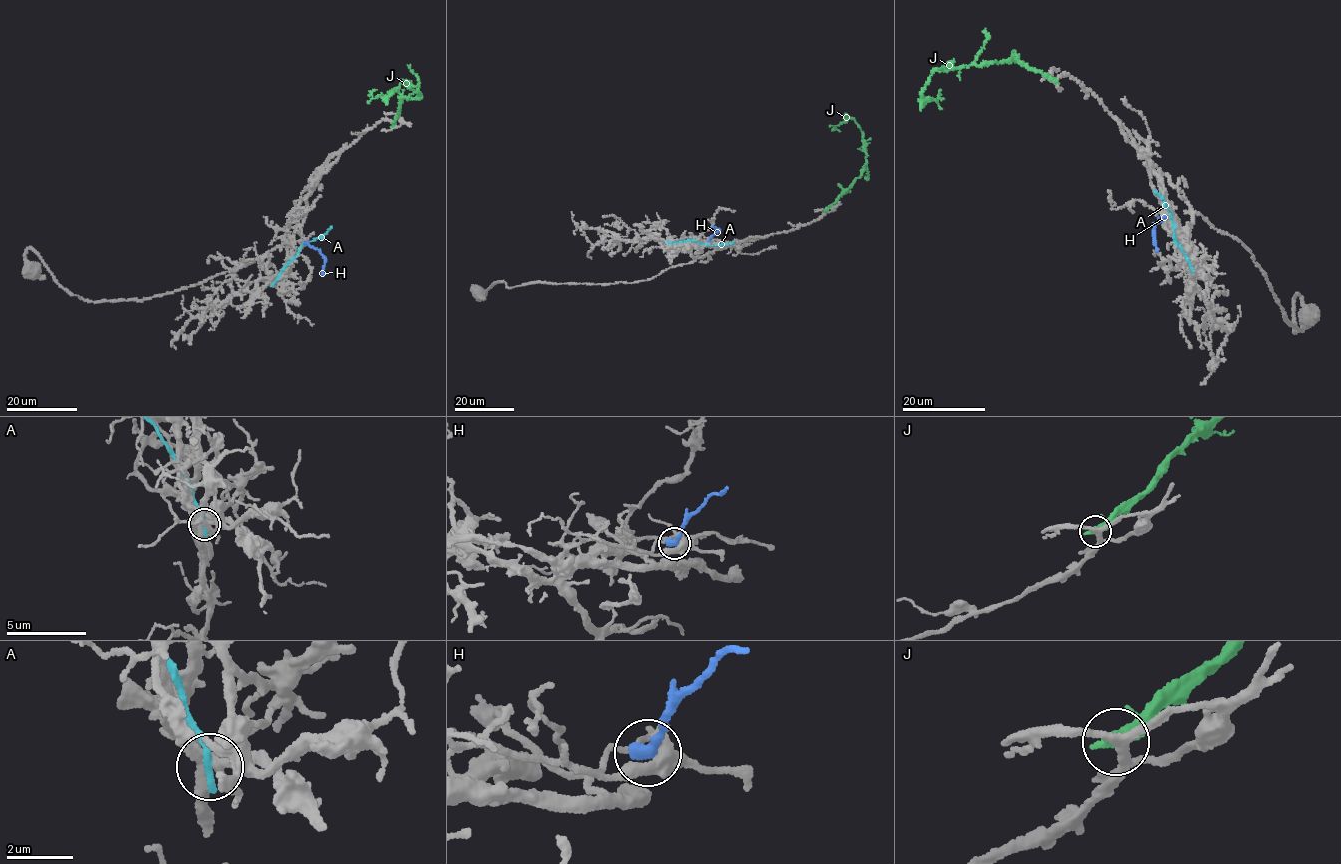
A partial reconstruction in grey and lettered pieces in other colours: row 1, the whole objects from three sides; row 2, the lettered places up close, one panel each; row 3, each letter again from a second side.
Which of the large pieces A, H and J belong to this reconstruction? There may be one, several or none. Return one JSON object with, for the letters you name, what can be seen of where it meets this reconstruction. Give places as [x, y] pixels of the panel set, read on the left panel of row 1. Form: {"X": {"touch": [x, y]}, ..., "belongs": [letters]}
{"belongs": []}

